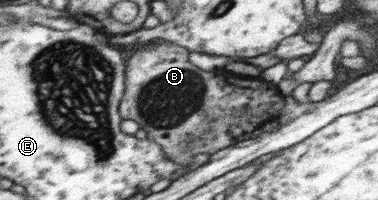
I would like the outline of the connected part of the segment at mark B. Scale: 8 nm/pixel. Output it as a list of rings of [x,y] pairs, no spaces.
[[[167,41],[155,43],[155,45],[147,47],[147,49],[137,50],[127,59],[127,89],[126,95],[123,96],[123,101],[120,105],[122,119],[133,119],[137,121],[147,133],[148,139],[155,141],[157,145],[161,145],[166,155],[172,161],[176,161],[181,165],[190,165],[194,162],[195,155],[189,155],[187,153],[189,151],[189,143],[184,140],[189,139],[189,135],[203,132],[201,123],[213,111],[213,105],[215,107],[221,107],[221,109],[227,109],[231,97],[243,97],[245,95],[245,87],[251,89],[251,95],[263,95],[263,101],[267,105],[273,103],[273,97],[277,97],[277,94],[279,94],[279,101],[281,101],[281,96],[283,96],[279,93],[277,85],[273,82],[267,82],[260,77],[246,78],[222,69],[203,71],[189,61],[189,52],[187,48]]]

